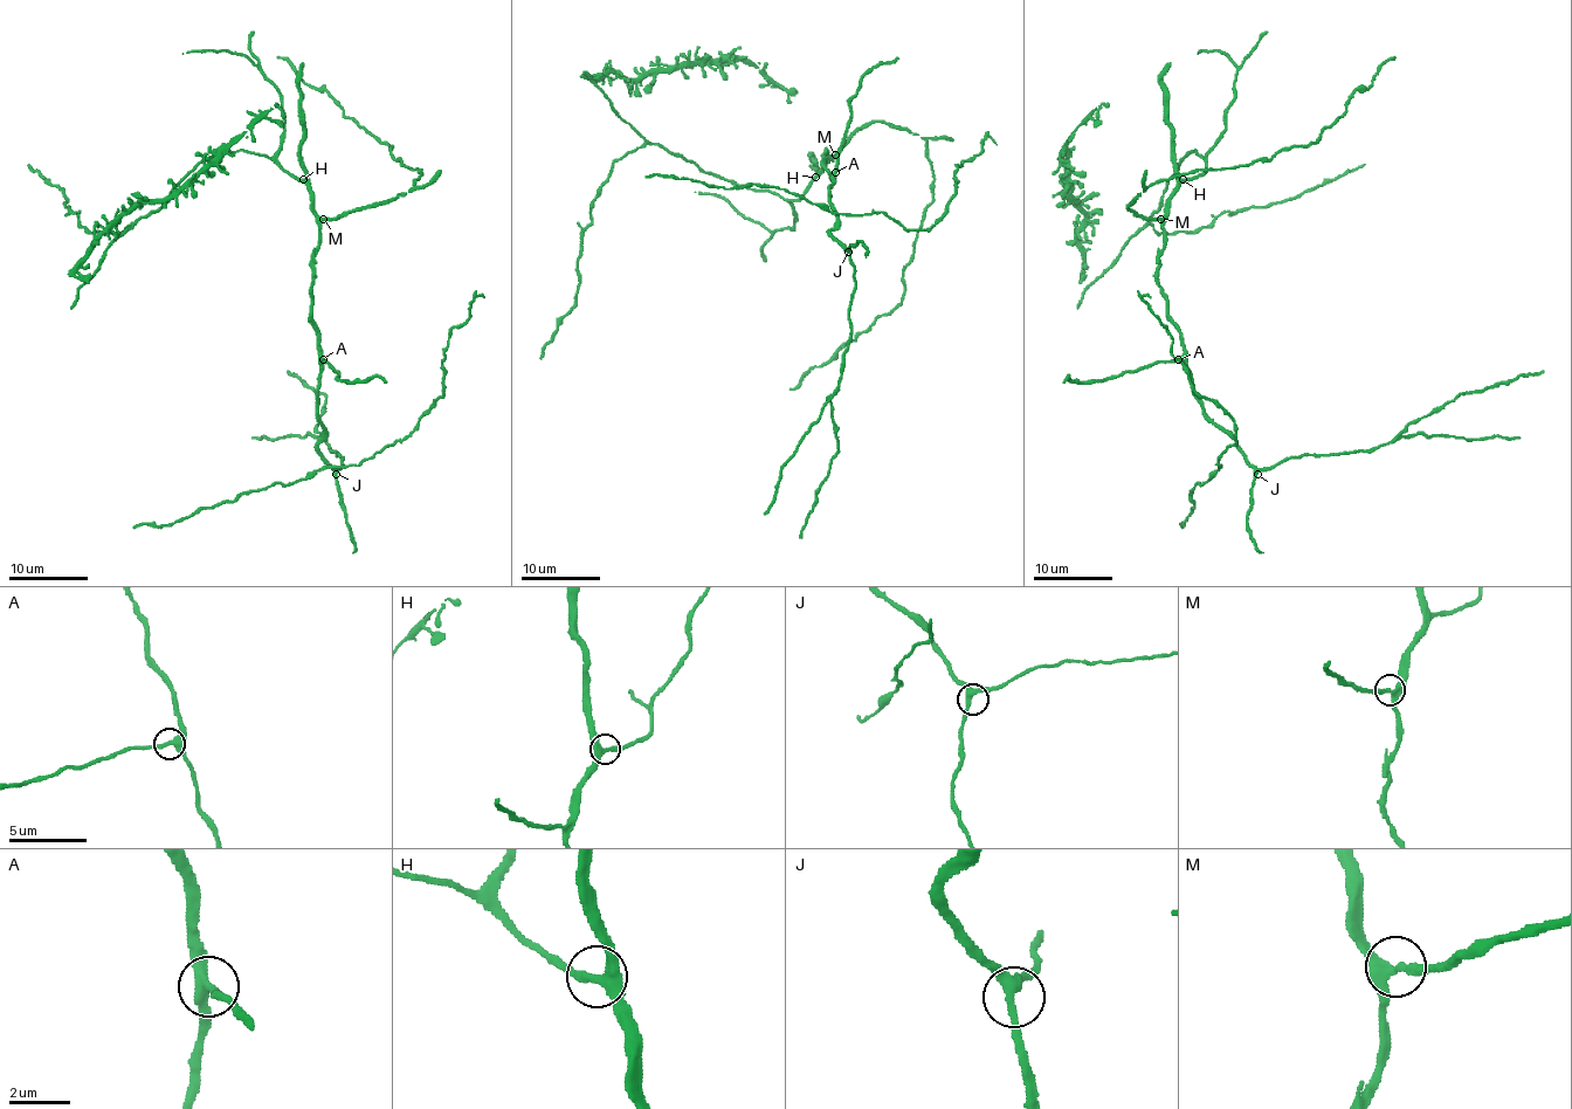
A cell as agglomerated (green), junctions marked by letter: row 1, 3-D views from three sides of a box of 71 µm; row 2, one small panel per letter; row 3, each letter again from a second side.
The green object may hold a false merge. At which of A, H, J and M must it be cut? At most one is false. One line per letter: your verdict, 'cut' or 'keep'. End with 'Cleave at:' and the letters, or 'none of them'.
A: keep
H: keep
J: keep
M: keep
Cleave at: none of them

